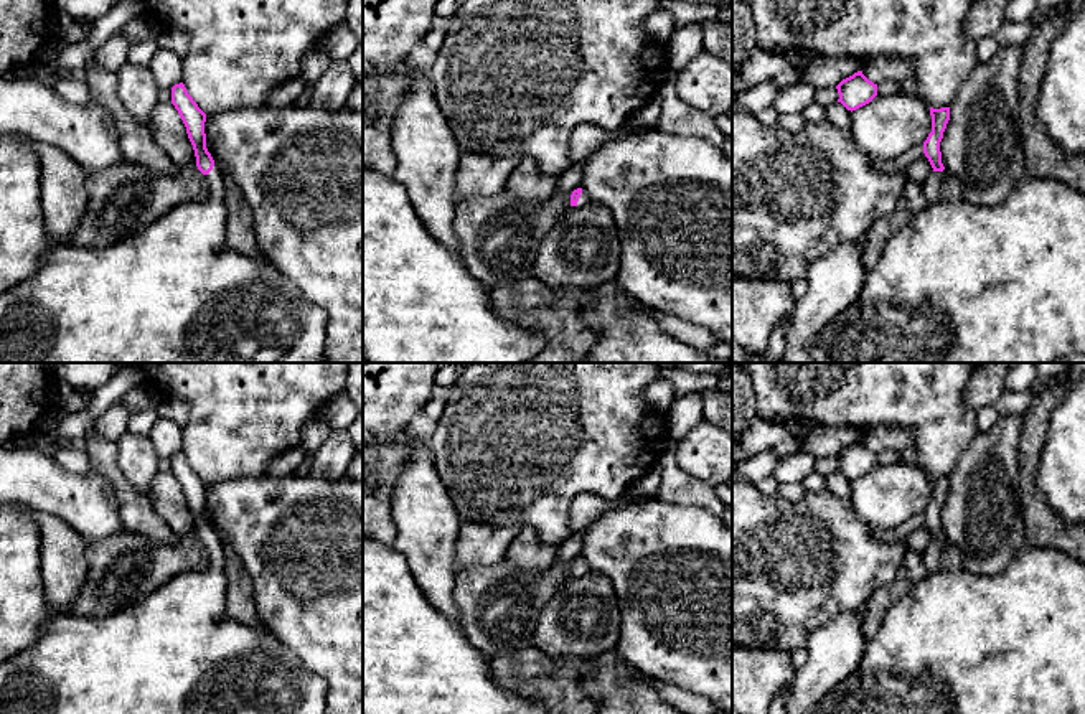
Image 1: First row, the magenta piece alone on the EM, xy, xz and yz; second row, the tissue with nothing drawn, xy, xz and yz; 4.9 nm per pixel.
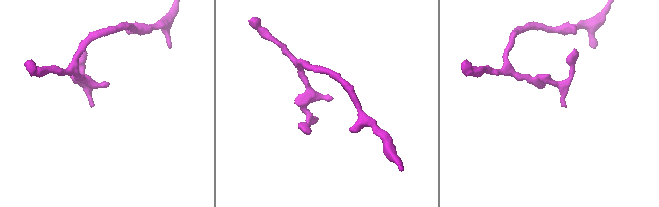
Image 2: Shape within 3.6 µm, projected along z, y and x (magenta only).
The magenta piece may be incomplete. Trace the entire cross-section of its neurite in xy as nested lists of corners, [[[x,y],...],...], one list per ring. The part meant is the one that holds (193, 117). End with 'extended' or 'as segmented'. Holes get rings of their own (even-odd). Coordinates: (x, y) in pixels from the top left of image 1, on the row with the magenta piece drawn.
[[[183,82],[171,87],[171,104],[186,127],[188,139],[195,150],[196,167],[208,178],[208,198],[203,201],[186,201],[155,223],[112,246],[82,247],[58,244],[48,247],[46,257],[33,277],[0,294],[0,363],[318,363],[322,359],[326,341],[326,310],[310,302],[300,289],[267,259],[246,256],[229,246],[224,178],[206,148],[206,114],[188,94]]]; extended

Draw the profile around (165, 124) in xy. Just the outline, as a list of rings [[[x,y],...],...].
[[[158,101],[150,114],[147,127],[150,129],[153,140],[165,150],[176,167],[196,165],[186,127],[171,101]]]

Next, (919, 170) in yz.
[[[923,155],[905,168],[907,181],[923,183],[927,176],[933,171],[928,158]]]

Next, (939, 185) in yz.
[[[932,171],[927,180],[922,183],[923,195],[928,204],[937,203],[945,198],[960,198],[961,186],[960,183],[943,171]]]

